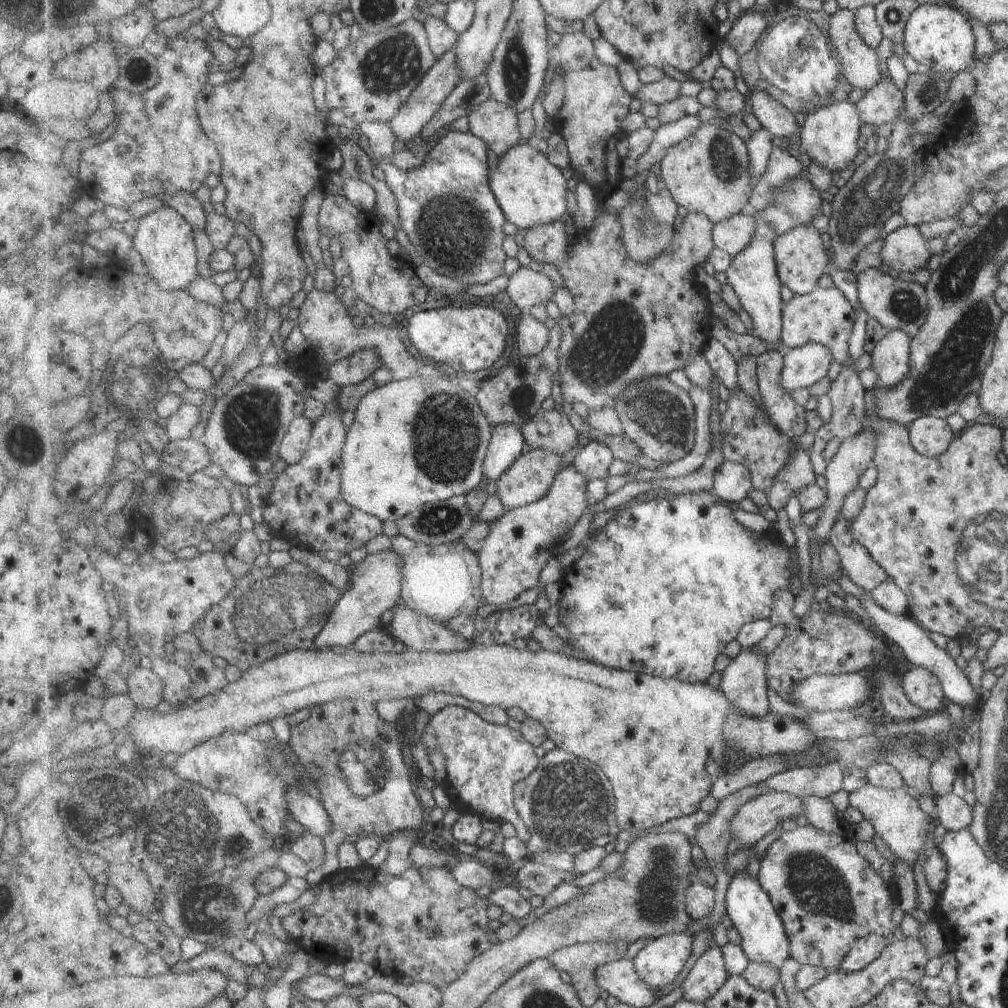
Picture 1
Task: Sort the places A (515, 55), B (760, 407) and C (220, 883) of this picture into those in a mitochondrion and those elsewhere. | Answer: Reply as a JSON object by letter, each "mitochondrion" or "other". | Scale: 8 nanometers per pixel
{"A":"mitochondrion","B":"other","C":"mitochondrion"}

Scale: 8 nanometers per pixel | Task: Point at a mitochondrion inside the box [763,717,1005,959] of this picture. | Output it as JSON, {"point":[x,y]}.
{"point":[813,880]}

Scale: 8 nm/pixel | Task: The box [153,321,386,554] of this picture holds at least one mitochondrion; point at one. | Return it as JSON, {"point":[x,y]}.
{"point":[253,421]}

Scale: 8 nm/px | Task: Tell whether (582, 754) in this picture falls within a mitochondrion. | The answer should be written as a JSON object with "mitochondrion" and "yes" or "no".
{"mitochondrion":"yes"}

